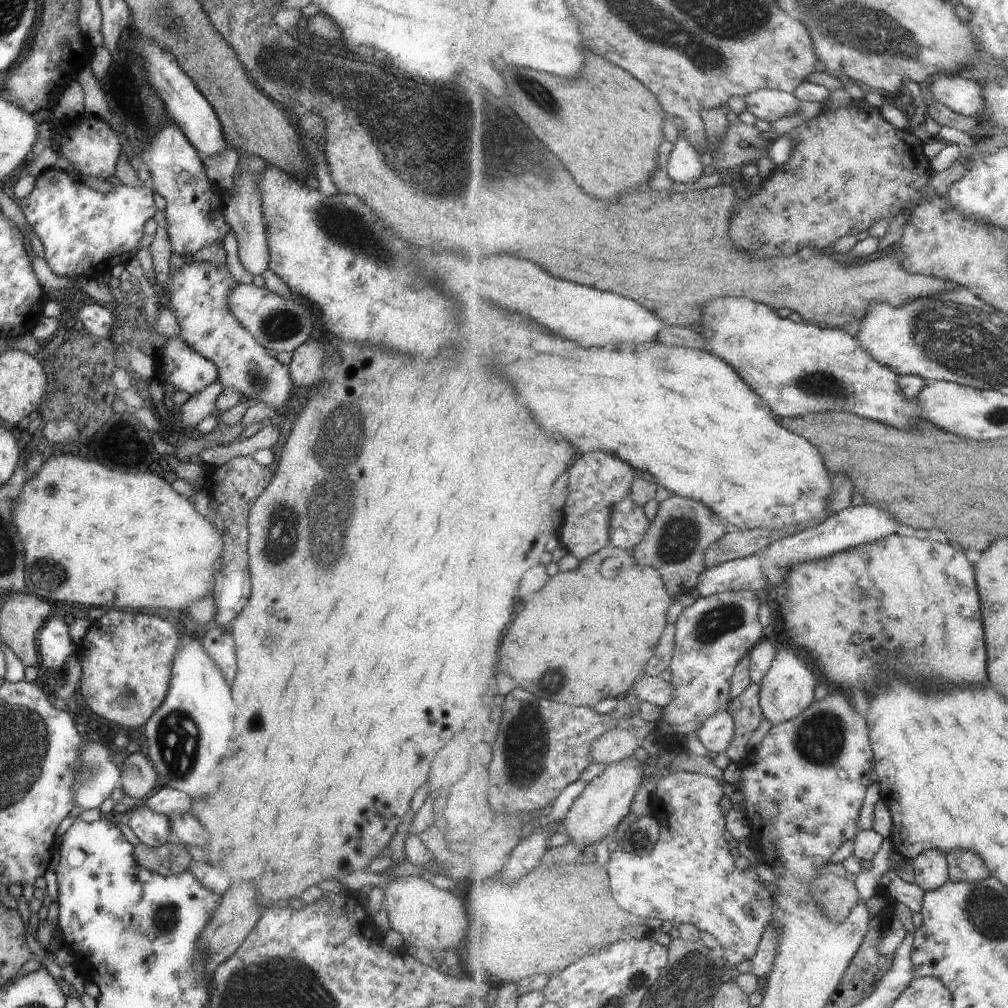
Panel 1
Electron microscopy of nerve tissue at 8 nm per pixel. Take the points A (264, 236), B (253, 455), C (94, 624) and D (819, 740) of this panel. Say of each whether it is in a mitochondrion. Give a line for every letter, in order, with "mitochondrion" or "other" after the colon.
A: other
B: other
C: other
D: mitochondrion

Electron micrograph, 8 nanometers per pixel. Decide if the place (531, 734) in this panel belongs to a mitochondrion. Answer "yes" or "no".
yes

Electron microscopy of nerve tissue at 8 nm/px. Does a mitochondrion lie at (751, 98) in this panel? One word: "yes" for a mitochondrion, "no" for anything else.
no

